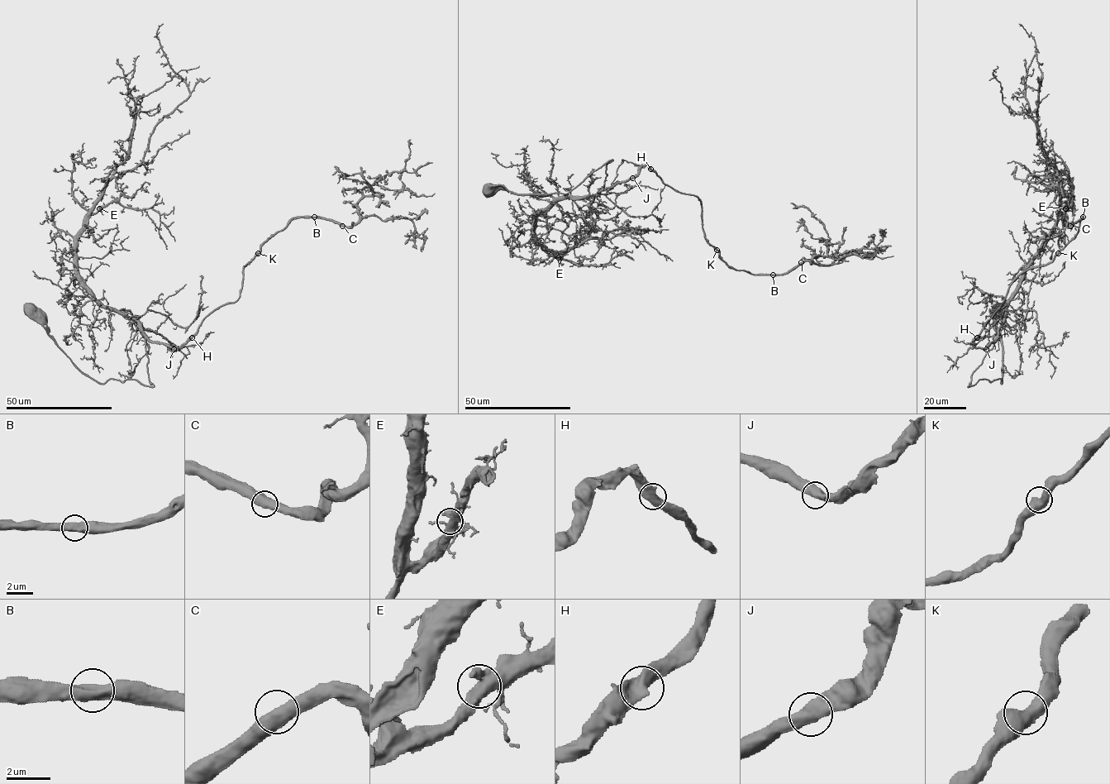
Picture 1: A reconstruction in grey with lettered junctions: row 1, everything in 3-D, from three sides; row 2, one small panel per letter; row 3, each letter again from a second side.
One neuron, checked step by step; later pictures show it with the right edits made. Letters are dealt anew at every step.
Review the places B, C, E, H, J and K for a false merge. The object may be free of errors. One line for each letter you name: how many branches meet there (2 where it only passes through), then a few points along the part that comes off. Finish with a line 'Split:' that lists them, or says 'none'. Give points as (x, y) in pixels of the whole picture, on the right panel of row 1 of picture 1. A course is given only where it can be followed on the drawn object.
Split: none

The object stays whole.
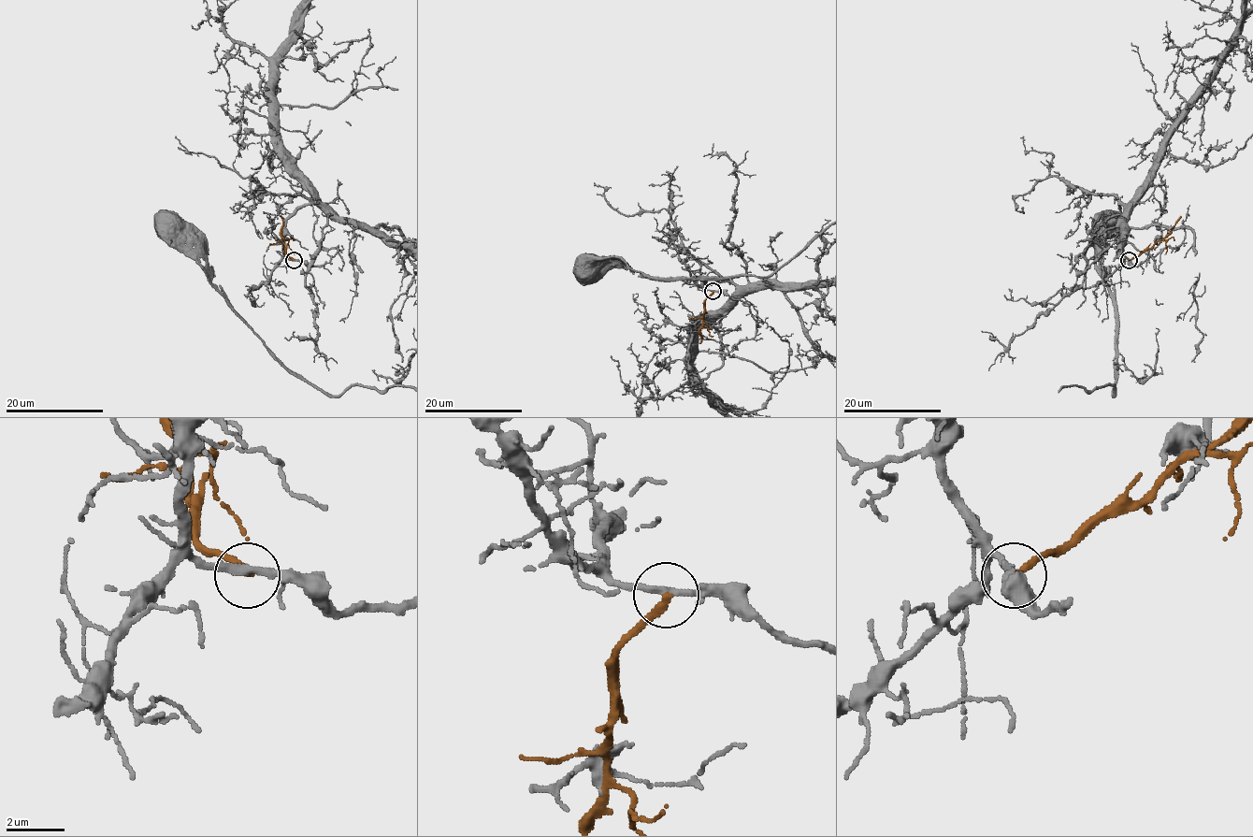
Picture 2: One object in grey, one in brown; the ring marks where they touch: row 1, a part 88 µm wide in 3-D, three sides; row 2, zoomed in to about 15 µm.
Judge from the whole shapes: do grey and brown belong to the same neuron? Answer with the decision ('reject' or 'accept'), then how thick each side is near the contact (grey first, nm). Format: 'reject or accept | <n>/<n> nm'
reject | 260/240 nm

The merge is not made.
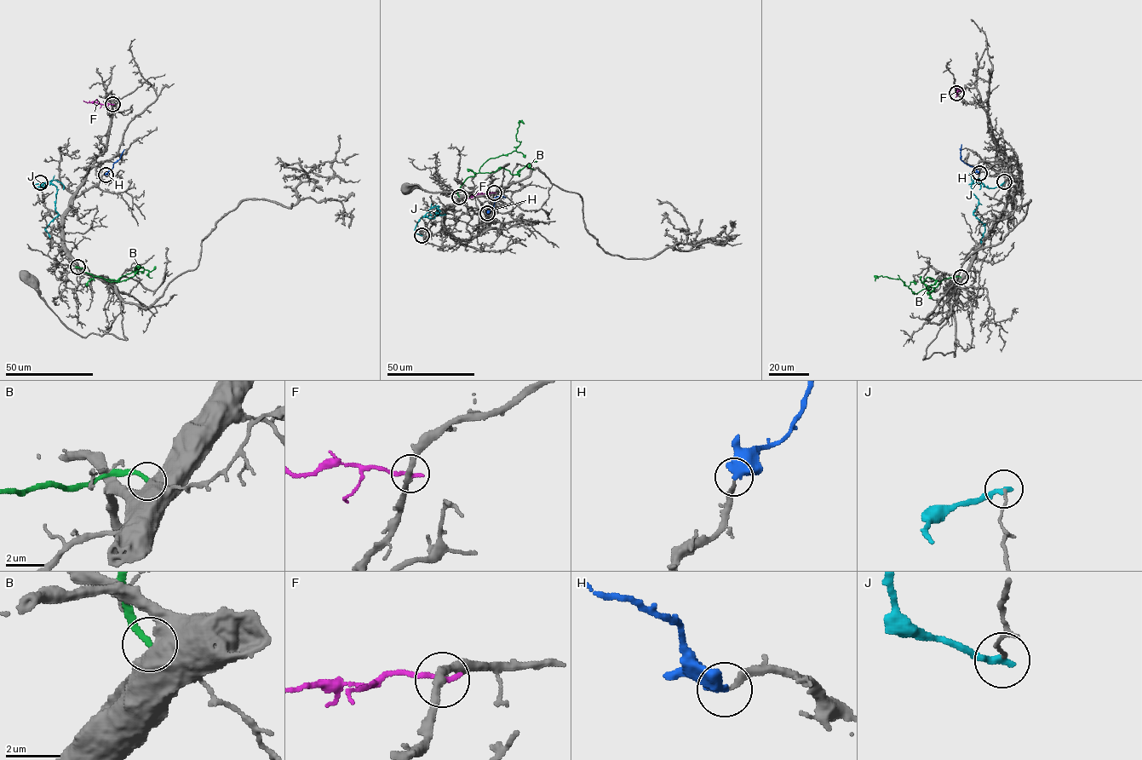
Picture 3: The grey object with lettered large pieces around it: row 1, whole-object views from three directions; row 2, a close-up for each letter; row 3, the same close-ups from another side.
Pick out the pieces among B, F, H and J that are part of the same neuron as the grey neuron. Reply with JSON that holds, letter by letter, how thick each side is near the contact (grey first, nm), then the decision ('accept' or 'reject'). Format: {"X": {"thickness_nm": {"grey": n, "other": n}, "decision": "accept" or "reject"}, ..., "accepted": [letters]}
{"B": {"thickness_nm": {"grey": 800, "other": 240}, "decision": "reject"}, "F": {"thickness_nm": {"grey": 280, "other": 220}, "decision": "reject"}, "H": {"thickness_nm": {"grey": 200, "other": 480}, "decision": "accept"}, "J": {"thickness_nm": {"grey": 100, "other": 280}, "decision": "reject"}, "accepted": ["H"]}

